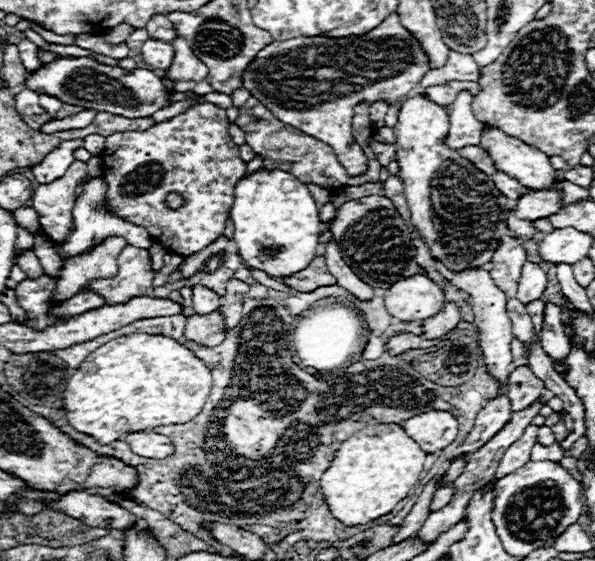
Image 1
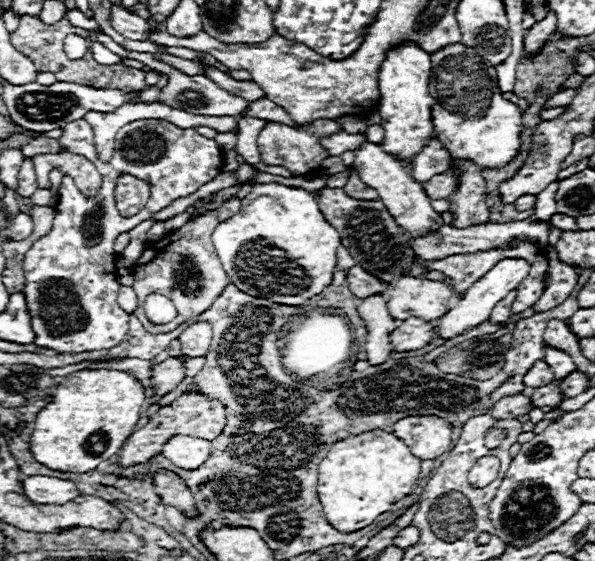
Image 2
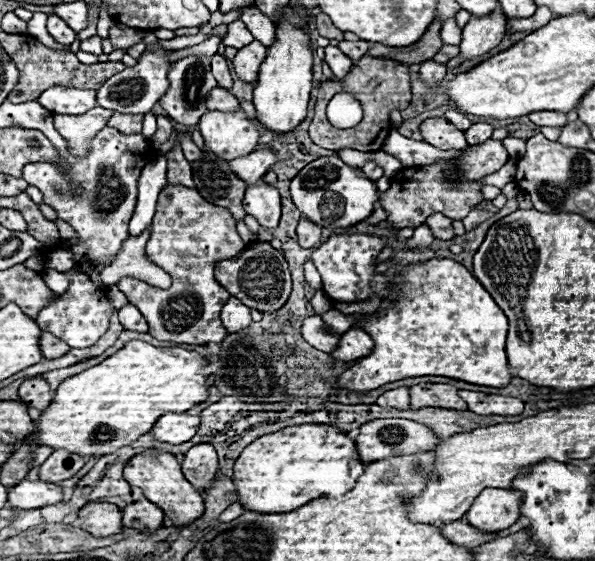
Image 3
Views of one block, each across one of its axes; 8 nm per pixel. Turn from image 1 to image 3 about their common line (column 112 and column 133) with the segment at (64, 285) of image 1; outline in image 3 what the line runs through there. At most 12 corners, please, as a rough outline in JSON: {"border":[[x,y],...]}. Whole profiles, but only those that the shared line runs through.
{"border":[[152,230],[130,236],[114,262],[100,272],[104,284],[136,276],[158,288],[170,286],[162,268],[144,260]]}

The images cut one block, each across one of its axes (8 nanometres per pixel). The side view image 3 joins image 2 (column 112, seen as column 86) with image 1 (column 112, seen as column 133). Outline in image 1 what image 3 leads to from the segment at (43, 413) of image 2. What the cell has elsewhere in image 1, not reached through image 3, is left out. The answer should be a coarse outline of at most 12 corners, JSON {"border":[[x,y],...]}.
{"border":[[132,334],[66,384],[72,428],[98,444],[184,424],[210,370],[176,340]]}

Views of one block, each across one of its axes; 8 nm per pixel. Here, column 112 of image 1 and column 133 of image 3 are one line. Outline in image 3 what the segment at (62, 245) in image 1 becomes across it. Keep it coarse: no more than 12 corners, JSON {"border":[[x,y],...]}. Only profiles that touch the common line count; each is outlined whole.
{"border":[[166,154],[142,170],[130,236],[152,224],[166,182]]}

